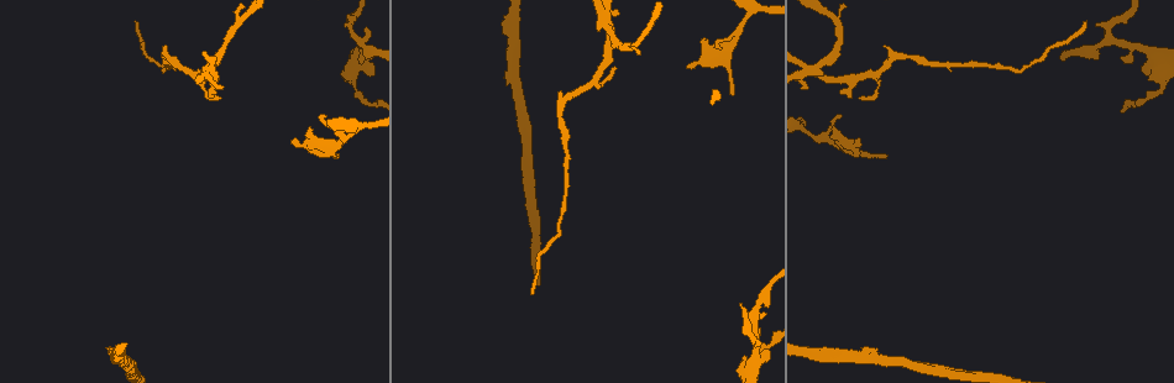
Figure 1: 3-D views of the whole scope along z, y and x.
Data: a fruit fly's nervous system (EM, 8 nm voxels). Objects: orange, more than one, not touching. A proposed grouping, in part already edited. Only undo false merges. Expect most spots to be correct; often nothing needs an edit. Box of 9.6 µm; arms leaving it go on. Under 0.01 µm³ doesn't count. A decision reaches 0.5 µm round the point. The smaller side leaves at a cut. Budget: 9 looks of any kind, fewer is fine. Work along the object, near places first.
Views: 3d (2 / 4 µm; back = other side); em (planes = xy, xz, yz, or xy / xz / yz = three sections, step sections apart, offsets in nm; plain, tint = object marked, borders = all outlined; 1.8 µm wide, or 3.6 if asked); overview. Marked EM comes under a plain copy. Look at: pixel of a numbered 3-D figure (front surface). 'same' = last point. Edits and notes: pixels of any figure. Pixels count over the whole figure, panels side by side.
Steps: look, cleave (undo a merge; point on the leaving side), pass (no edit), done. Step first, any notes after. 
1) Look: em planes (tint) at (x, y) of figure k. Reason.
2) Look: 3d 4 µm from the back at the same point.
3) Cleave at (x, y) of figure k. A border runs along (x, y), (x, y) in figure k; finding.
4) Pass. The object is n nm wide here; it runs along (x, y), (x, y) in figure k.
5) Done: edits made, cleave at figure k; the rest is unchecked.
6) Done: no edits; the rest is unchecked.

Look: 3d 2 µm at (208, 68) of figure 1.

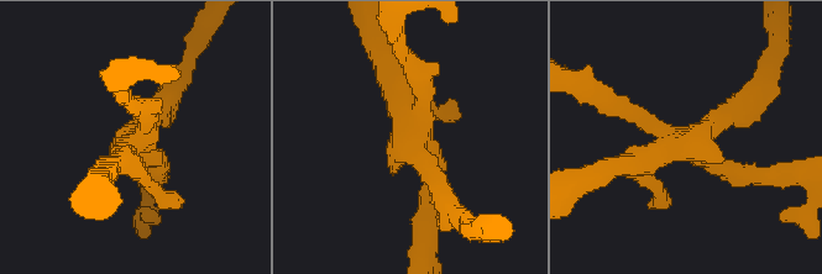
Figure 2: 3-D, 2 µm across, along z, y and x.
Look: em yz step 16 (tint) at (413, 148) of figure 2.

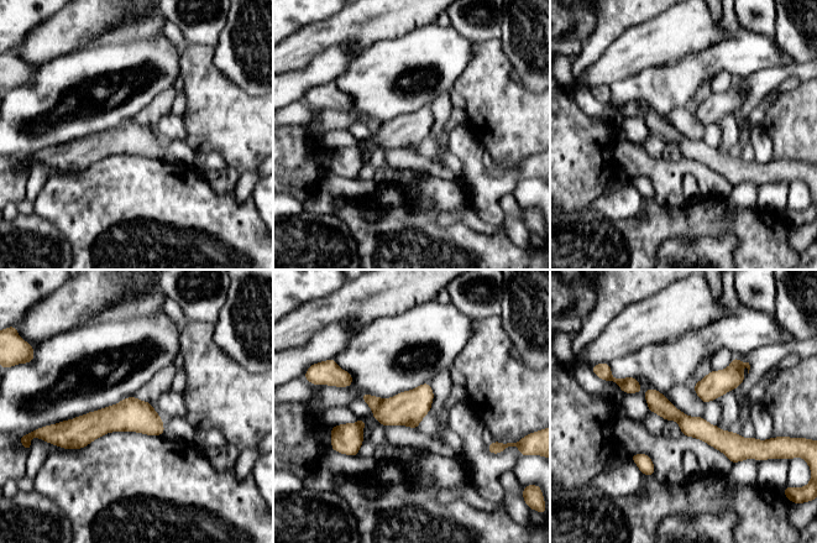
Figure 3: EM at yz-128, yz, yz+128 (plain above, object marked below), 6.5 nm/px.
Look: em xz step 16 (tint) at the same point. Another direction.

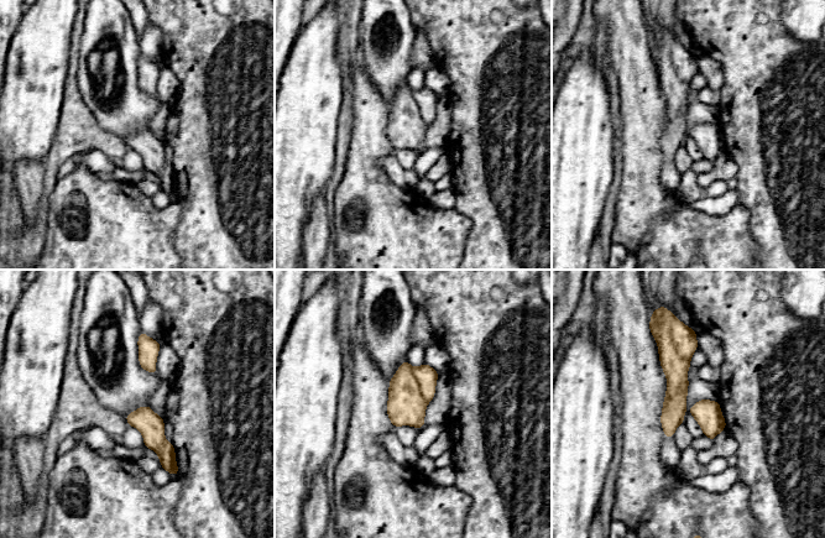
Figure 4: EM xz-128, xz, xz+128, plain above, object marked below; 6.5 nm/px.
Cleave at (406, 406) of figure 4. The part that leaves runs along (693, 337), (675, 354), (667, 434) in figure 4; two neurons meet here.

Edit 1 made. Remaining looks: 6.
Look: em planes (borders) at (164, 54) of figure 1. Abrupt turn.

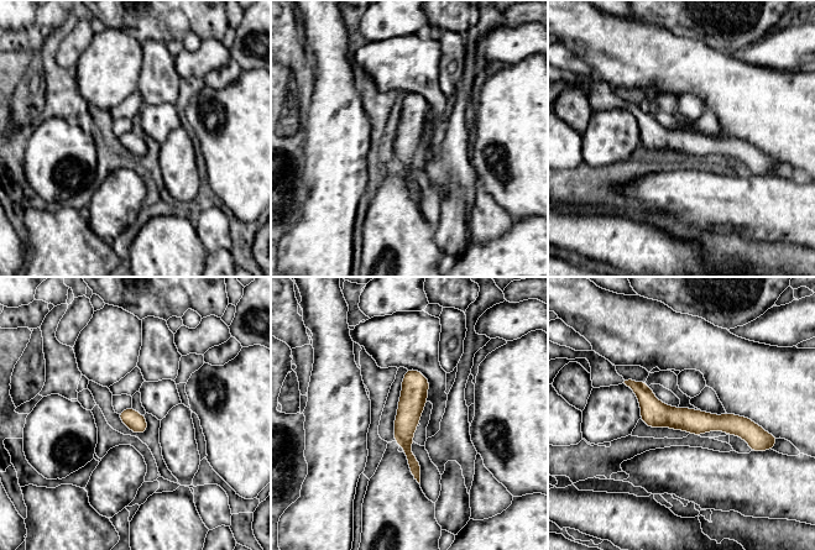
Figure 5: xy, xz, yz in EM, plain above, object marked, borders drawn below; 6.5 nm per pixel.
Pass. It runs along (630, 383), (667, 417), (758, 434) in figure 5; continuous, no second neuron.

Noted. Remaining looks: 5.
Look: 3d 2 µm at (808, 130) of figure 1. Sudden change in width.

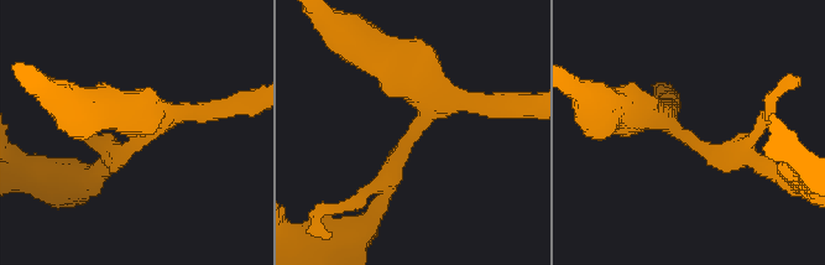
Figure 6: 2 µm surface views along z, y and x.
Look: em planes (tint) at (417, 130) of figure 6.

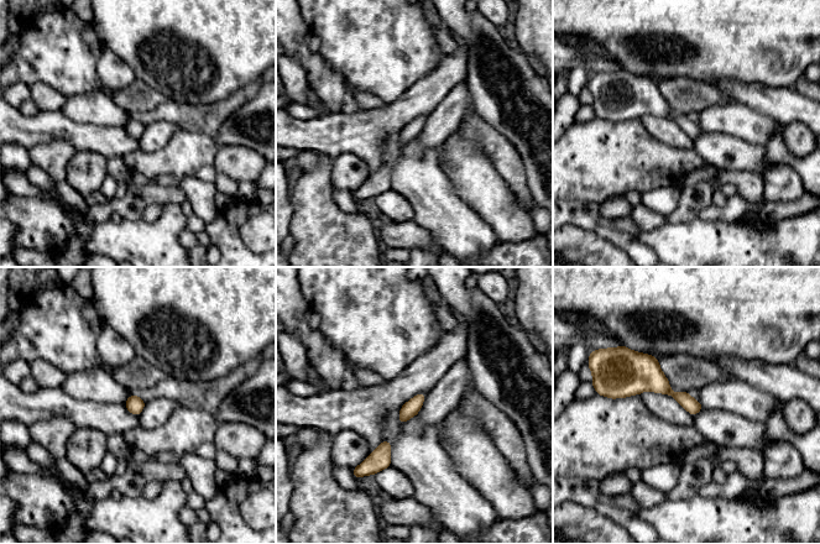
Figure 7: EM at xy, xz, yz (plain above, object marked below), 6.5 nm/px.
Pass. Continuous, no second neuron.

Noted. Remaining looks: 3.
Look: em xy step 4 (tint) at (753, 317) of figure 1. Three arms meet.

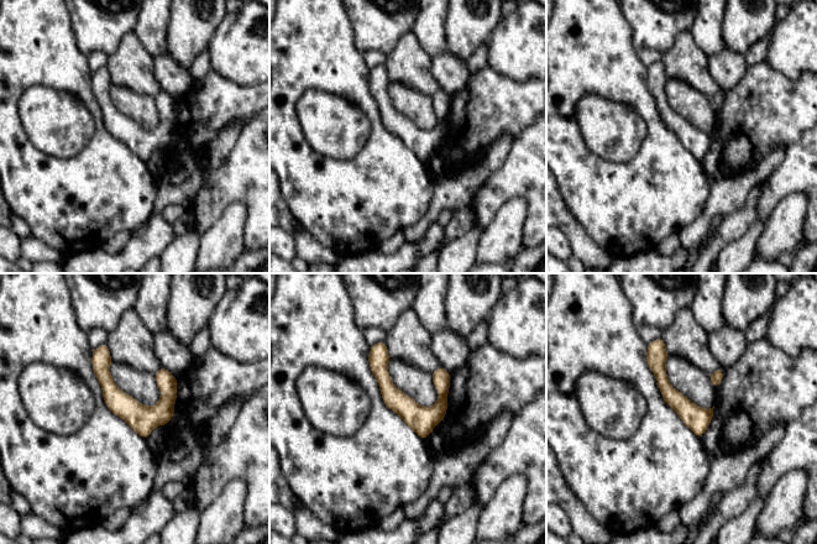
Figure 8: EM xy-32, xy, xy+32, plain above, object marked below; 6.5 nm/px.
Look: em planes (tint) at the same point.

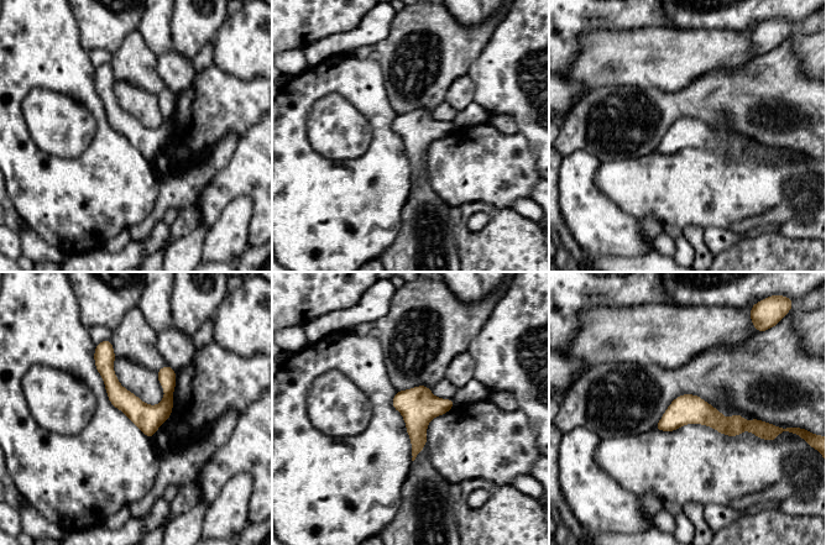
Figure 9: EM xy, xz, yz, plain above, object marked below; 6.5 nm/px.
Pass. It runs along (761, 424), (676, 415), (659, 426) in figure 9; continuous, no second neuron.

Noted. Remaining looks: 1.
Done: edits made, cleave at figure 4; the rest is unchecked.

